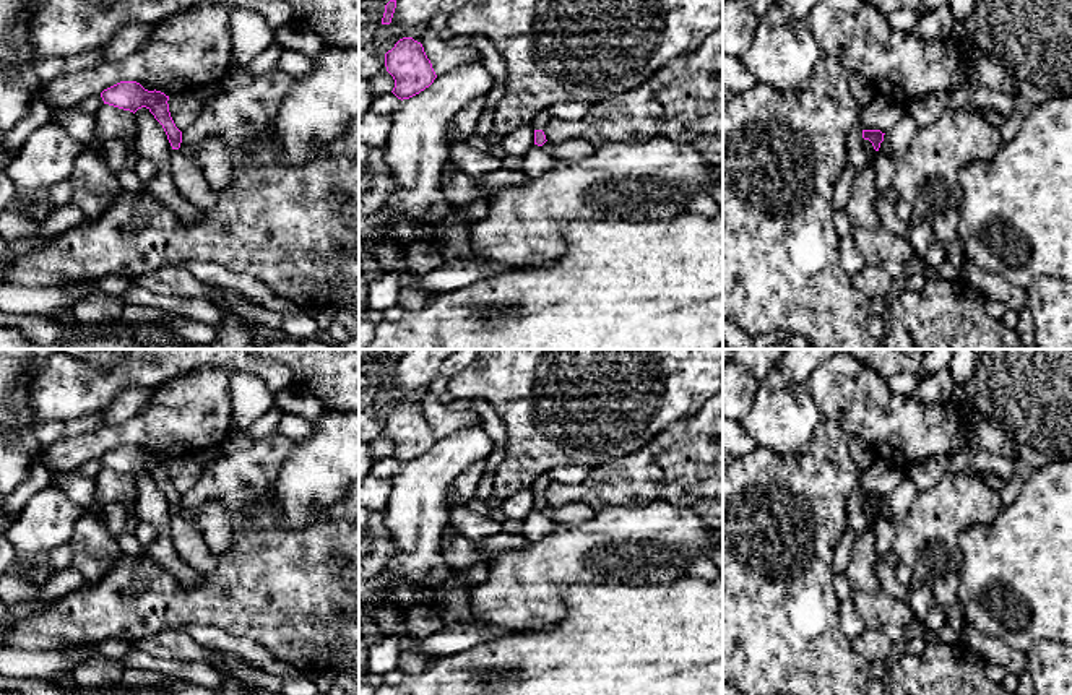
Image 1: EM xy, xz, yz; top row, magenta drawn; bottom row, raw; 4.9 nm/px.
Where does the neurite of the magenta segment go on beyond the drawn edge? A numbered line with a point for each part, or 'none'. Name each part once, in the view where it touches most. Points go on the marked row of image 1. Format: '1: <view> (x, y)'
none

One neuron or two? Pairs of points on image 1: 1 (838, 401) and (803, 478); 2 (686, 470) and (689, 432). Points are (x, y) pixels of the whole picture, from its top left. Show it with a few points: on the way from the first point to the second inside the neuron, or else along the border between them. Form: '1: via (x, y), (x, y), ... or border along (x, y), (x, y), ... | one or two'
1: border along (822, 416), (834, 418), (850, 435) | two
2: via (686, 460), (689, 442) | one

